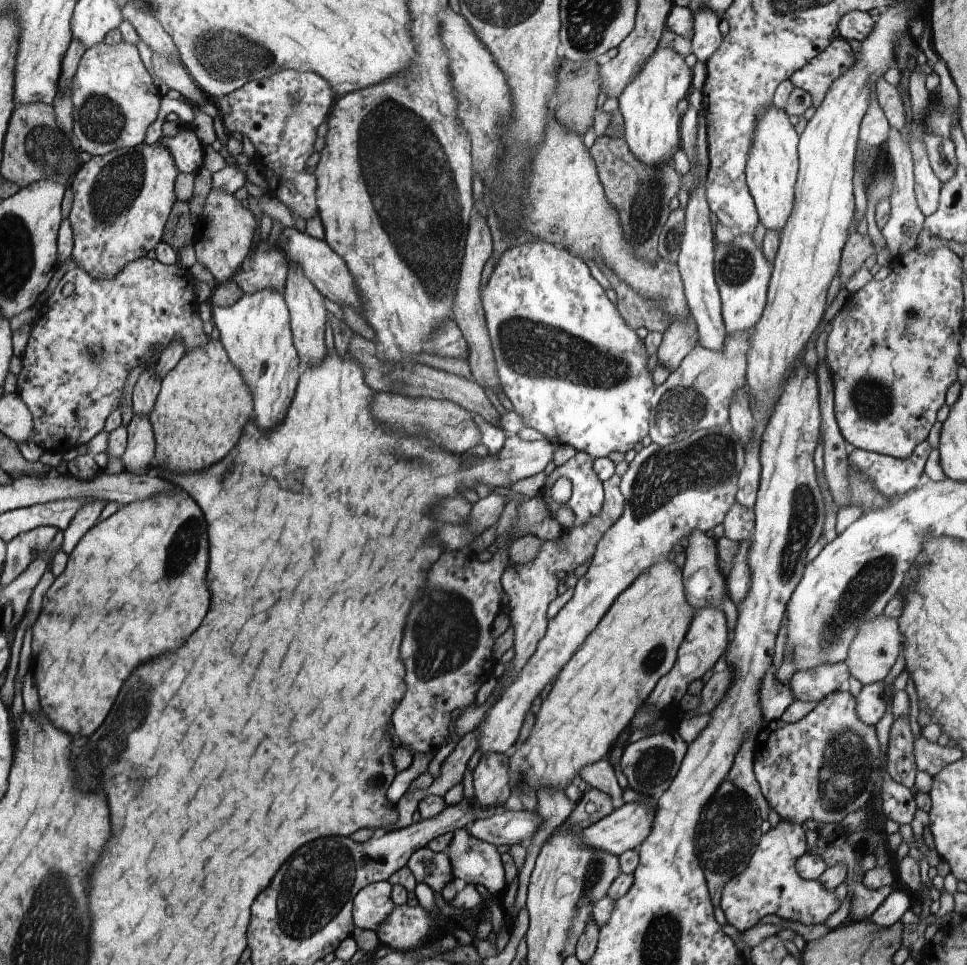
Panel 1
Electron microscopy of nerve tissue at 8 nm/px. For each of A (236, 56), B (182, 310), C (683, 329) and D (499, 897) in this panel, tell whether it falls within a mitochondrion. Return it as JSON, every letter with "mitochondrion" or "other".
{"A":"mitochondrion","B":"other","C":"other","D":"other"}

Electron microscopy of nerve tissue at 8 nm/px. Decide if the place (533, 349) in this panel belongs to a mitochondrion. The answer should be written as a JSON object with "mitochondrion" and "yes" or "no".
{"mitochondrion":"yes"}

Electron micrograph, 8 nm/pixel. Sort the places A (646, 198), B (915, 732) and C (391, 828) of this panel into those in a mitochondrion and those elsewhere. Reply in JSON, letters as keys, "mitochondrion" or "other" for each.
{"A":"mitochondrion","B":"other","C":"other"}

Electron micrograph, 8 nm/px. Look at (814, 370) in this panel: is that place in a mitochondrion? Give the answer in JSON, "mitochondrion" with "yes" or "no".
{"mitochondrion":"no"}

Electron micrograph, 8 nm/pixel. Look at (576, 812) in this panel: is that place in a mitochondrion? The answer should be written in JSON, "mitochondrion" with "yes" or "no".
{"mitochondrion":"no"}

